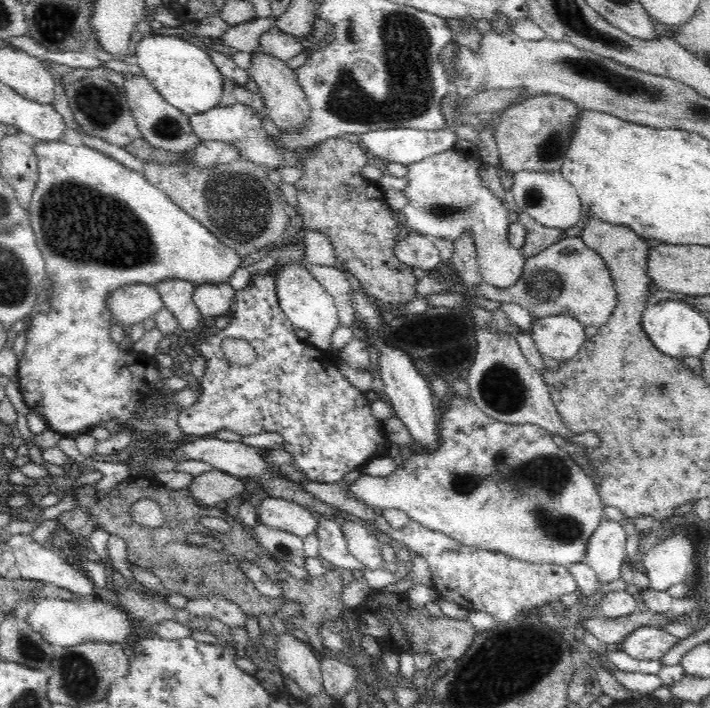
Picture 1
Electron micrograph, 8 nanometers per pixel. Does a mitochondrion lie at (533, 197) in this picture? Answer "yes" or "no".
yes

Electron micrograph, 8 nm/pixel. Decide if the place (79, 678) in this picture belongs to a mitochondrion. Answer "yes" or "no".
yes

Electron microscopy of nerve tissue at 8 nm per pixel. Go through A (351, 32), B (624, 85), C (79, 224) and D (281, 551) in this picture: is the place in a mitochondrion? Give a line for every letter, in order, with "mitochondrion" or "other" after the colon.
A: mitochondrion
B: mitochondrion
C: mitochondrion
D: mitochondrion

